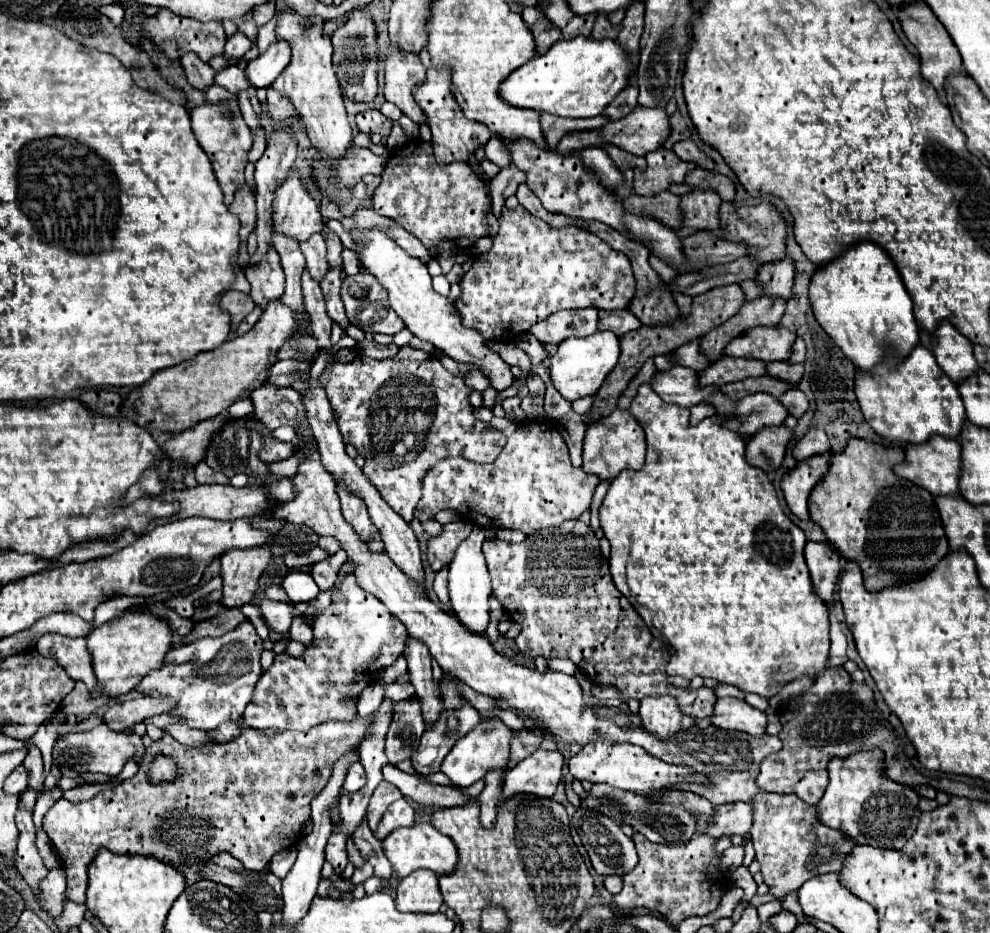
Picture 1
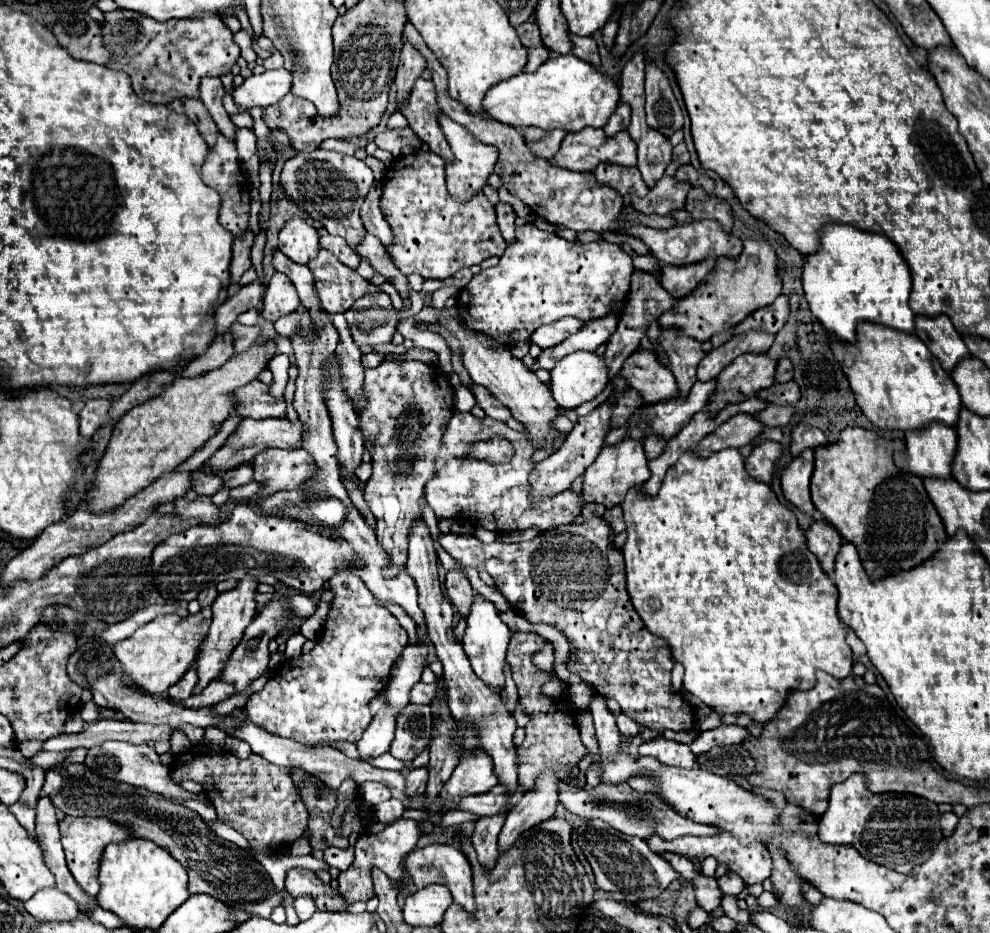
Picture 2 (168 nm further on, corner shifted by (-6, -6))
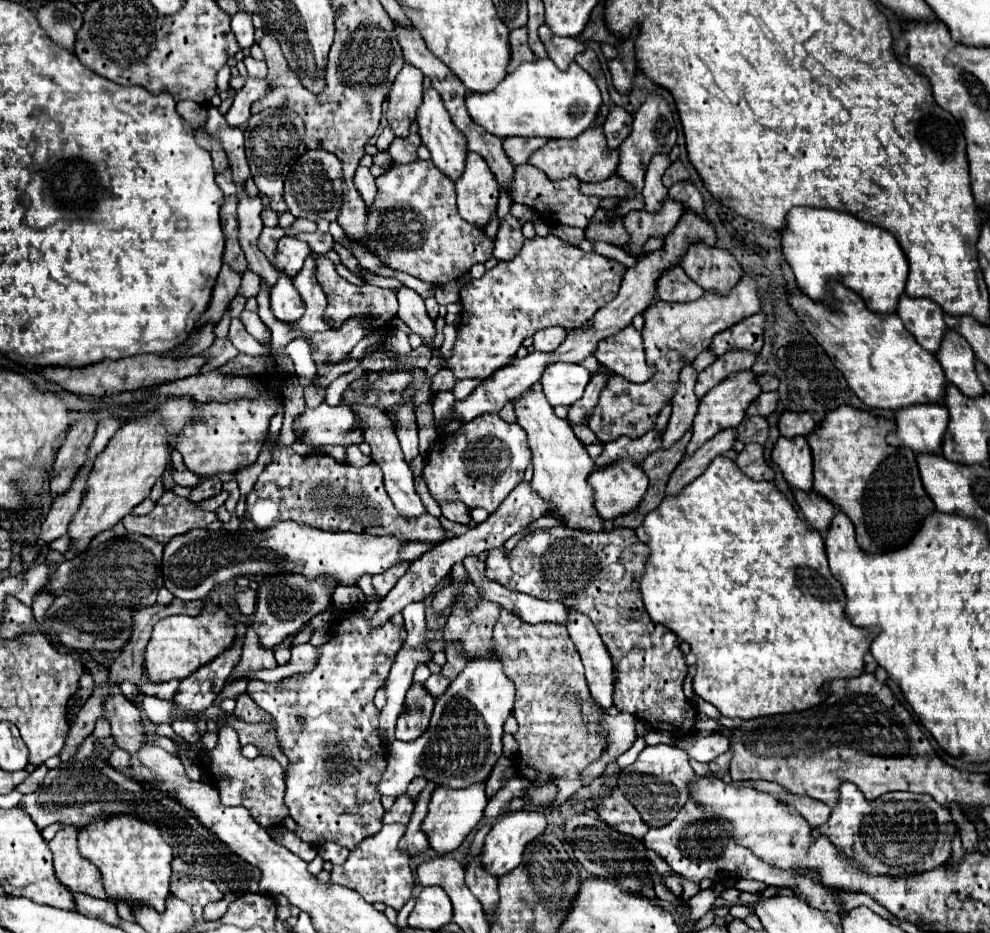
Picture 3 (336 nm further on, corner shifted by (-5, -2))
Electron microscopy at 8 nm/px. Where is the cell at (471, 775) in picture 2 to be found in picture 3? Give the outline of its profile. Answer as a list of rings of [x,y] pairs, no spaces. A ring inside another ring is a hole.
[[[477,783],[471,785],[467,789],[449,789],[449,787],[437,787],[431,793],[431,803],[429,803],[429,811],[427,817],[423,819],[423,833],[429,839],[429,845],[439,853],[451,853],[455,851],[465,837],[477,827],[477,823],[483,817],[487,805],[487,797],[485,797],[485,783]]]

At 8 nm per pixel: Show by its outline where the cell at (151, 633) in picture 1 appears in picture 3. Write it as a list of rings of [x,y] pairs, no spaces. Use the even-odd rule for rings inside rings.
[[[213,603],[213,613],[203,611],[197,617],[189,615],[173,615],[161,619],[151,635],[151,641],[145,647],[145,671],[149,681],[163,683],[171,679],[185,679],[193,675],[199,667],[211,663],[211,659],[219,657],[227,647],[235,643],[237,631],[235,621],[227,615],[227,611]]]

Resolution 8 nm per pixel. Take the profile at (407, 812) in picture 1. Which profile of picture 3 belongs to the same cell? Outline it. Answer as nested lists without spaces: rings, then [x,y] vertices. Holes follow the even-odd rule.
[[[395,823],[395,825],[385,825],[379,833],[363,839],[349,853],[343,865],[335,865],[331,869],[329,883],[337,883],[357,891],[367,903],[381,901],[387,907],[393,907],[395,911],[399,911],[413,895],[413,873],[409,867],[407,853],[401,853],[397,849],[397,843],[403,837],[403,833],[405,833],[405,827],[401,823]]]

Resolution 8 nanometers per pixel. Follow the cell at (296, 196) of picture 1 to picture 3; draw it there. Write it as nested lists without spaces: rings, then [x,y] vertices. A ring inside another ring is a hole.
[[[283,237],[279,239],[277,251],[275,251],[275,269],[279,273],[283,273],[285,277],[295,277],[301,267],[305,257],[311,253],[309,245],[299,241],[299,239],[291,239],[291,237]]]

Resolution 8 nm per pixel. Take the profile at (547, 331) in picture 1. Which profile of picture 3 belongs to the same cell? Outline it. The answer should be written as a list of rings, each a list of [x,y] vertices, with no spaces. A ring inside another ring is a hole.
[[[545,327],[533,335],[533,347],[535,351],[555,351],[563,339],[567,337],[567,331],[563,327]]]

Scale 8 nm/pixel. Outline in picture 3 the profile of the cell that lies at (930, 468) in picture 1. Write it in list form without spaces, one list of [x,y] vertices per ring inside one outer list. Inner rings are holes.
[[[906,407],[895,411],[897,437],[915,453],[939,453],[949,423],[947,407]]]

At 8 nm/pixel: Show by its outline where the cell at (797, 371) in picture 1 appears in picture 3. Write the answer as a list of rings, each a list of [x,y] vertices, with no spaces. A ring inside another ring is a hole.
[[[761,393],[747,409],[747,417],[759,415],[759,417],[769,417],[773,413],[773,409],[777,407],[777,393]]]

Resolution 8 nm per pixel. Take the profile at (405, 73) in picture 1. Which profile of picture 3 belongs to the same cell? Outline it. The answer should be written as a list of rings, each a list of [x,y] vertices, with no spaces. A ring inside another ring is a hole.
[[[435,89],[425,91],[423,95],[423,103],[417,111],[417,125],[419,125],[419,135],[423,139],[423,145],[431,151],[431,161],[435,163],[435,167],[439,171],[443,171],[443,175],[447,175],[451,181],[457,181],[459,175],[463,175],[463,167],[465,167],[465,157],[467,157],[467,145],[463,135],[459,133],[459,129],[451,123],[449,113],[441,101],[441,95]]]

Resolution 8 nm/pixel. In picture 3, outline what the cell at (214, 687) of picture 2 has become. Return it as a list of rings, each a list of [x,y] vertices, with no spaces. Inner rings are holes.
[[[247,625],[247,633],[243,639],[243,655],[241,655],[241,663],[233,669],[233,675],[237,679],[241,679],[247,671],[259,671],[259,669],[273,669],[277,667],[277,661],[273,657],[273,651],[263,651],[263,647],[259,647],[259,639],[255,635],[253,625]]]

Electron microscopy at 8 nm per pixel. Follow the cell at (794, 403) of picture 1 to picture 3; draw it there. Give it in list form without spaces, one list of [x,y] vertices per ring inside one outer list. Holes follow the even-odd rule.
[[[745,417],[741,421],[741,425],[737,427],[737,441],[741,443],[759,443],[763,445],[763,441],[767,441],[769,437],[769,425],[763,417]]]

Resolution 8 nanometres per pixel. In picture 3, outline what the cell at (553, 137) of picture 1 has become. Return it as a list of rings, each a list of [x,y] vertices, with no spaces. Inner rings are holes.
[[[509,137],[509,139],[503,139],[503,151],[505,151],[505,155],[509,155],[513,165],[523,165],[531,157],[531,153],[535,149],[543,147],[545,143],[547,143],[547,139],[539,139],[539,137],[533,137],[533,139]]]

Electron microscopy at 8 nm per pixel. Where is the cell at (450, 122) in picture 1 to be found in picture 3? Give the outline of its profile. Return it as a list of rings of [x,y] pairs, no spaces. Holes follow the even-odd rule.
[[[477,153],[467,155],[465,173],[455,183],[455,187],[459,215],[467,223],[485,229],[491,221],[491,215],[497,211],[499,185],[481,155]]]

